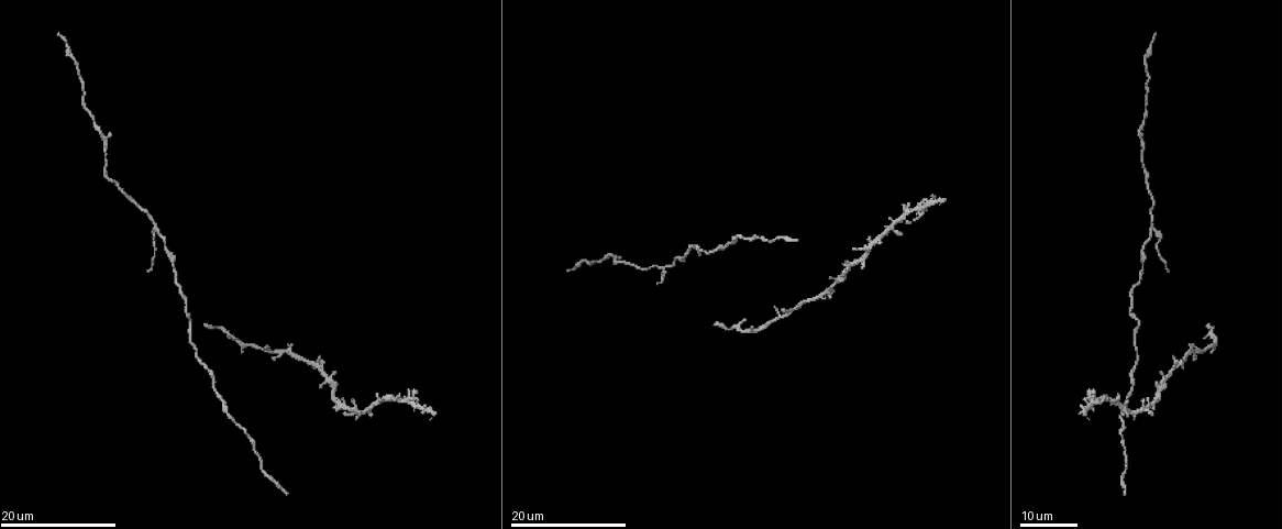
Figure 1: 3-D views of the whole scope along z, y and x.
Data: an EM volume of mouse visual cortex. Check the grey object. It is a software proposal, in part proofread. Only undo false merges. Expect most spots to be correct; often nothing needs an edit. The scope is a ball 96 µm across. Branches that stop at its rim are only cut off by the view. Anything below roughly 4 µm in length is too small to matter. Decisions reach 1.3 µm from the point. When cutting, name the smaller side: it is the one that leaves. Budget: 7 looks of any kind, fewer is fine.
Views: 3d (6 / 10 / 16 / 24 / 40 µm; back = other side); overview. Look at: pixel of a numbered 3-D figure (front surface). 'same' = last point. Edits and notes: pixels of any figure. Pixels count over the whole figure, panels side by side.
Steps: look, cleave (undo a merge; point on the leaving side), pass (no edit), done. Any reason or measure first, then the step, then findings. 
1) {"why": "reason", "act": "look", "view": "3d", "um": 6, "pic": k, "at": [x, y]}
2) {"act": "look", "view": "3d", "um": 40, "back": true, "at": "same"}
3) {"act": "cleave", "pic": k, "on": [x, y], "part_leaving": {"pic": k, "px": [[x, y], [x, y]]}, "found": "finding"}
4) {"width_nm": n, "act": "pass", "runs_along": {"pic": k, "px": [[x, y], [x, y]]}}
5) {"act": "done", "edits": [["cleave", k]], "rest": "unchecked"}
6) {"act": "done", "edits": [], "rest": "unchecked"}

{"why": "thick turns thin", "act": "look", "view": "3d", "um": 16, "pic": 1, "at": [168, 253]}

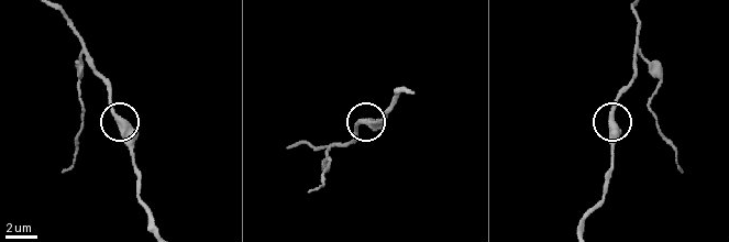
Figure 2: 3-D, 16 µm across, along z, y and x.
{"why": "zoom in", "act": "look", "view": "3d", "um": 10, "pic": 2, "at": [610, 118]}

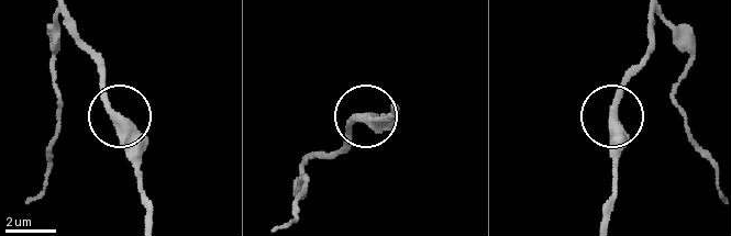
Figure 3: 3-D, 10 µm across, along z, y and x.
{"width_nm": 380, "act": "pass", "runs_along": {"pic": 3, "px": [[153, 221], [140, 183], [137, 133], [107, 94], [98, 71]]}, "found": "continuous, no second neuron"}

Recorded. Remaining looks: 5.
{"why": "arms part here", "act": "look", "view": "3d", "um": 24, "pic": 1, "at": [1155, 228]}

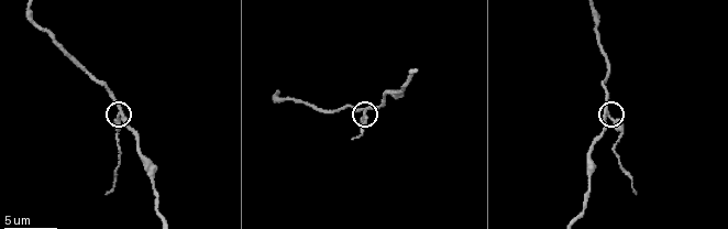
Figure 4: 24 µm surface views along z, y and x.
{"act": "look", "view": "3d", "um": 6, "pic": 4, "at": [366, 112]}

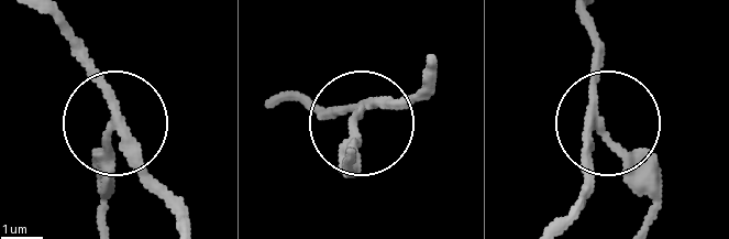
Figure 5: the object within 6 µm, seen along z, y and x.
{"why": "other side", "act": "look", "view": "3d", "um": 6, "back": true, "pic": 5, "at": [110, 131]}

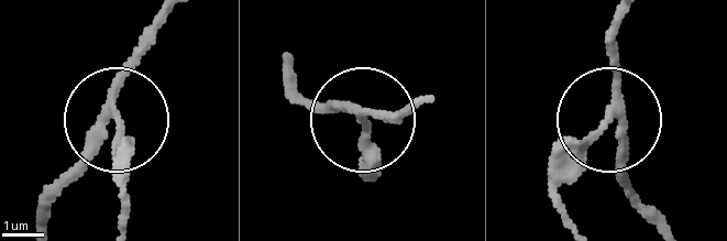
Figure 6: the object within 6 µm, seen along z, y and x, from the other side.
{"act": "cleave", "pic": 6, "on": [129, 138], "part_leaving": {"pic": 6, "px": [[116, 101], [122, 225]]}, "found": "two neurons meet here"}

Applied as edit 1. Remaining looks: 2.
{"act": "look", "view": "3d", "um": 16, "pic": 1, "at": [1138, 325]}

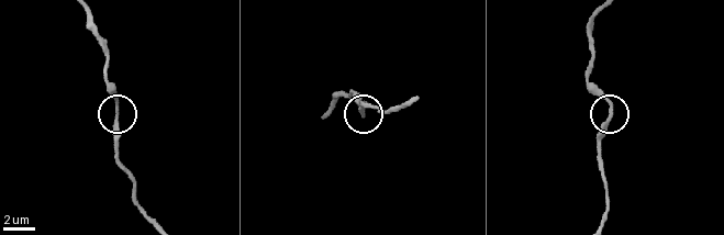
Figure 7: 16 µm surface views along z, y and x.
{"act": "look", "view": "3d", "um": 6, "pic": 7, "at": [608, 114]}

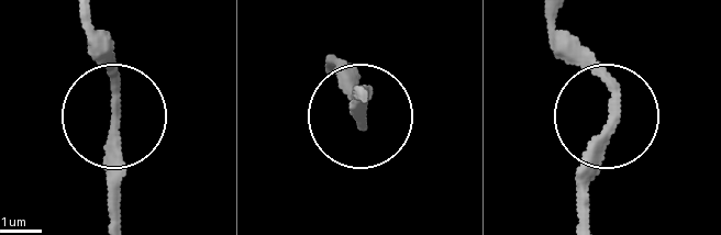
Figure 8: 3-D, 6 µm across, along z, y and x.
{"side_arm_um": 66, "act": "pass", "runs_along": {"pic": 8, "px": [[118, 119], [111, 38]]}, "found": "all the same neuron"}

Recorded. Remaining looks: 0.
{"act": "done", "edits": [["cleave", 6]], "rest": "unchecked"}

